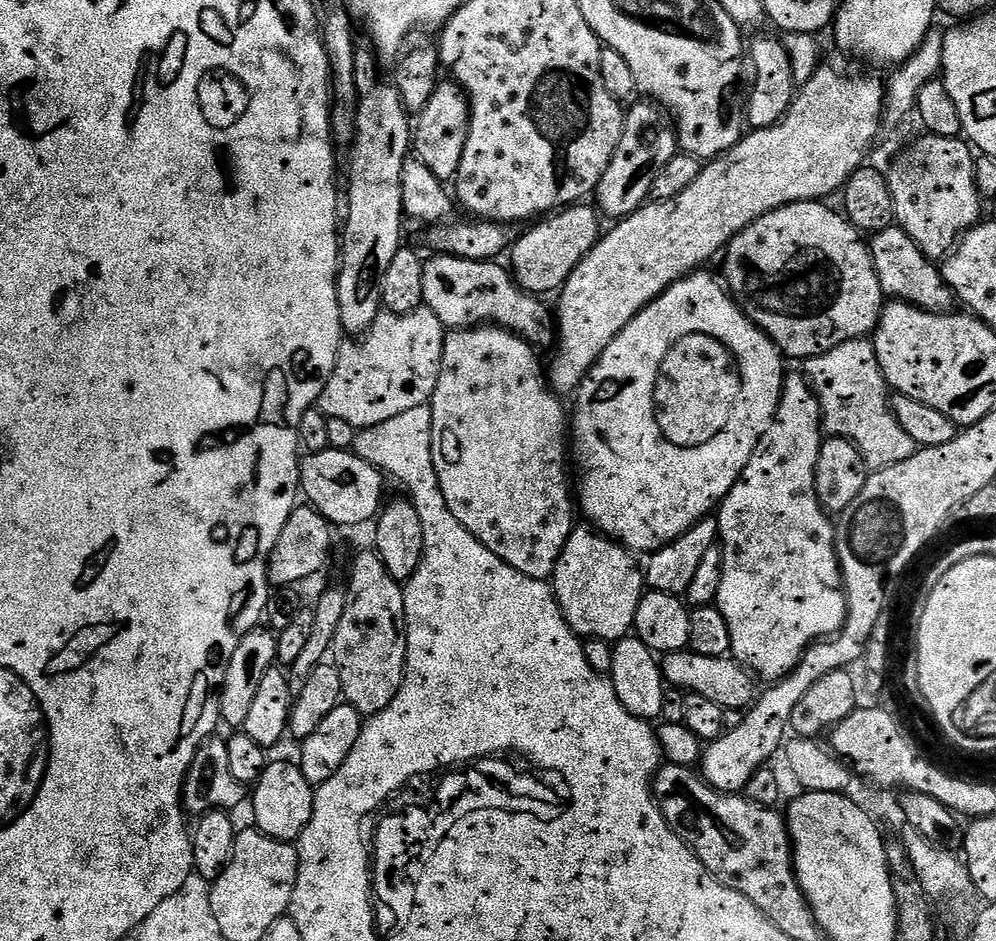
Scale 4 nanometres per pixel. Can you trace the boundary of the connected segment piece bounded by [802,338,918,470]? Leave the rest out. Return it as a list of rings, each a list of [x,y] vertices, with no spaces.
[[[871,339],[847,340],[834,346],[834,350],[812,356],[803,361],[802,372],[820,403],[823,431],[828,436],[849,440],[860,451],[869,469],[879,470],[906,462],[906,458],[918,451],[910,434],[902,430],[892,413],[890,389],[878,366]]]

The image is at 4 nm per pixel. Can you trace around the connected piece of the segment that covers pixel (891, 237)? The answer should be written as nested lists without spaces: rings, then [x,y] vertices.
[[[893,226],[875,233],[870,240],[870,251],[878,282],[885,297],[896,302],[912,304],[928,312],[948,314],[953,311],[954,293],[947,284],[941,269],[922,254],[918,245],[899,226]]]

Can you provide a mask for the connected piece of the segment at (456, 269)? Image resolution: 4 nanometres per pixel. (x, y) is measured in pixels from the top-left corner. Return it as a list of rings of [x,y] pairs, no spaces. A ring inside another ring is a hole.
[[[432,254],[429,257],[424,260],[424,269],[422,270],[423,307],[428,308],[434,314],[438,314],[438,322],[442,322],[445,329],[495,326],[497,328],[507,328],[509,332],[513,332],[515,336],[521,336],[523,340],[528,341],[537,350],[551,349],[555,345],[556,329],[554,327],[554,316],[549,305],[547,308],[540,301],[543,299],[517,287],[511,271],[505,265],[503,268],[500,262],[491,260],[467,260],[457,256],[442,256],[439,254]]]

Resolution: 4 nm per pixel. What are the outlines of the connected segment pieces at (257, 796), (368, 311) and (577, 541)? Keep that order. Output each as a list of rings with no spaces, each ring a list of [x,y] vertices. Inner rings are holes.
[[[273,759],[250,792],[252,816],[256,819],[255,827],[275,840],[299,841],[300,835],[304,833],[310,822],[315,797],[314,786],[306,782],[299,763],[292,761],[291,764],[288,760],[274,761]]]
[[[357,51],[356,54],[356,85],[360,101],[358,102],[358,122],[356,137],[352,139],[350,151],[352,157],[348,160],[348,192],[346,188],[346,219],[342,224],[342,247],[340,263],[336,277],[336,293],[338,294],[338,310],[340,311],[341,329],[349,337],[359,338],[371,333],[380,317],[382,305],[382,278],[386,278],[386,269],[394,262],[394,254],[402,247],[400,231],[406,225],[404,203],[402,202],[402,170],[410,159],[412,148],[413,125],[410,115],[404,108],[398,90],[380,77],[376,69],[378,60],[371,51]]]
[[[573,527],[570,538],[558,558],[556,568],[550,577],[552,593],[570,626],[570,630],[581,638],[615,642],[624,639],[634,629],[634,618],[646,591],[646,572],[636,565],[637,557],[627,548],[608,539],[591,527]]]

